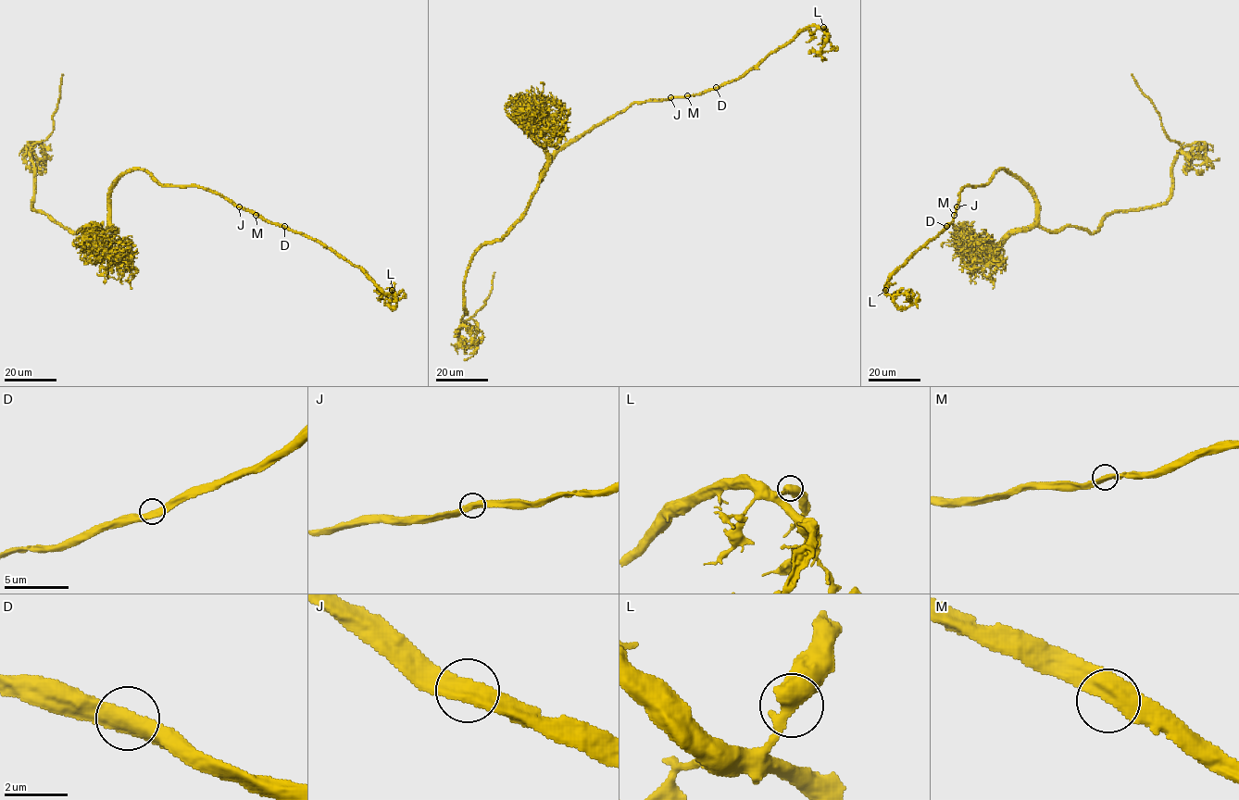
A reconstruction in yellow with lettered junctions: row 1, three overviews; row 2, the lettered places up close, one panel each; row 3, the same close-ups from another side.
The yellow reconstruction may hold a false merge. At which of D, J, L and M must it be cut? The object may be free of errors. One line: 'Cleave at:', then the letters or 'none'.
Cleave at: none

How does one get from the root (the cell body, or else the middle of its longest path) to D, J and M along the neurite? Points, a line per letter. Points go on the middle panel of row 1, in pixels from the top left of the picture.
D: (558, 152), (633, 103), (696, 95), (716, 87)
J: (558, 152), (633, 103), (670, 97)
M: (558, 152), (633, 103), (687, 95)

